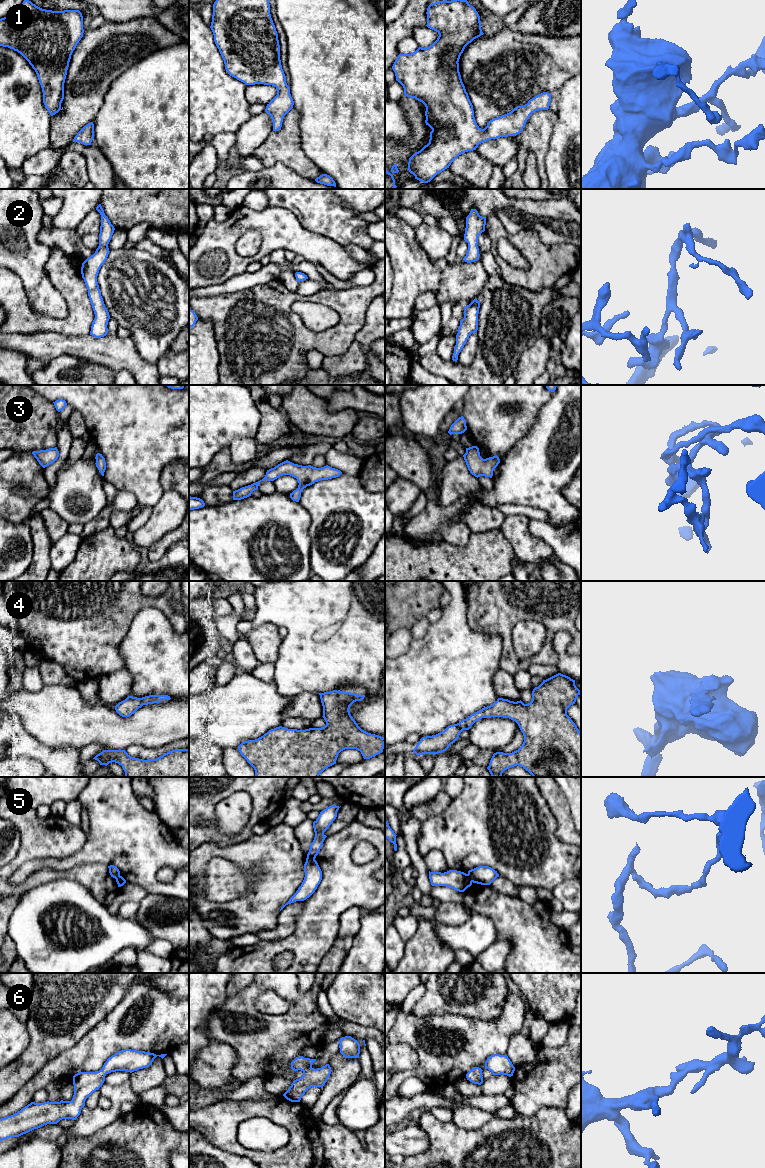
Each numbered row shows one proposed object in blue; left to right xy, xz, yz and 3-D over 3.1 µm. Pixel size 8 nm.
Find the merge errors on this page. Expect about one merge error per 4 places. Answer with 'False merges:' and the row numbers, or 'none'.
False merges: 5

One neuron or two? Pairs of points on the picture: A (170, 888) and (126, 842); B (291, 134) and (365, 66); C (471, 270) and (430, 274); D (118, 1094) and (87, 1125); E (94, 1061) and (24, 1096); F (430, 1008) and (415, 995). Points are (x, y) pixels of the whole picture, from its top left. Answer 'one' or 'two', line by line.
A: one
B: two
C: one
D: one
E: one
F: two

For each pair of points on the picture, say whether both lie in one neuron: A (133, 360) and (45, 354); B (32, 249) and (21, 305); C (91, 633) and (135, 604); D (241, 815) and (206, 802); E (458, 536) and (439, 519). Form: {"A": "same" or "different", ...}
{"A": "same", "B": "different", "C": "same", "D": "different", "E": "same"}

